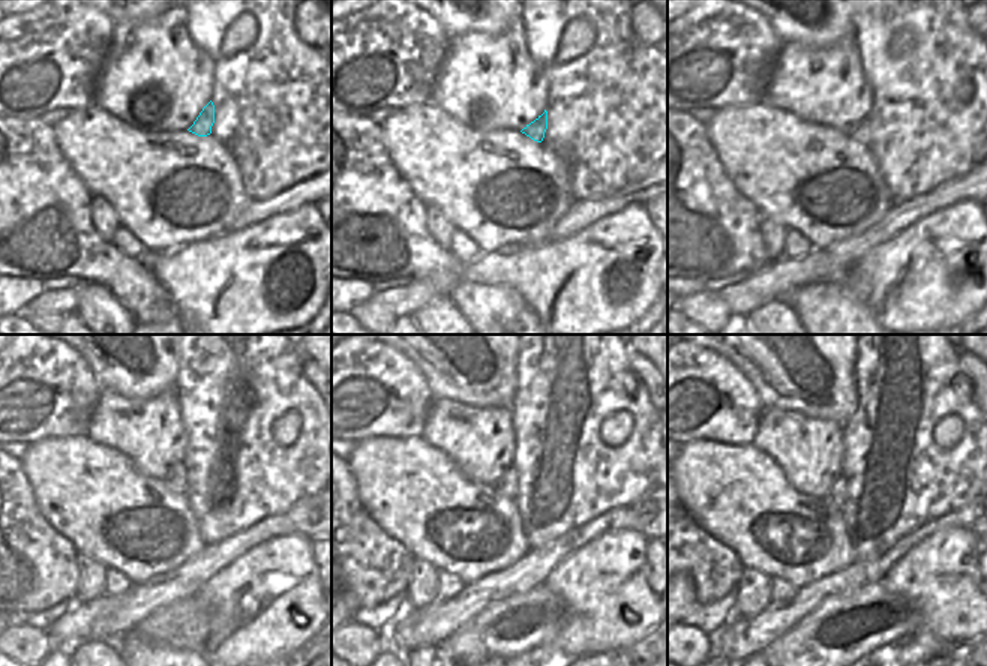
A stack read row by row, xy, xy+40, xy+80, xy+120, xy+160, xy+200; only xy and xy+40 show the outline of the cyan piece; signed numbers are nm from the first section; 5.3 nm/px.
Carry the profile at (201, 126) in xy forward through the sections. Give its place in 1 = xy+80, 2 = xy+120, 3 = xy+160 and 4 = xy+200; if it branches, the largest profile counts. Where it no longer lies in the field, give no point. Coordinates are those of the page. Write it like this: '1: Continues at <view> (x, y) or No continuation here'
1: Continues at xy+80 (861, 134)
2: Continues at xy+120 (176, 479)
3: Continues at xy+160 (507, 486)
4: Continues at xy+200 (837, 494).

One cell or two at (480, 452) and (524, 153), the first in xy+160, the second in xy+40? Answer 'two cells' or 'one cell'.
two cells

